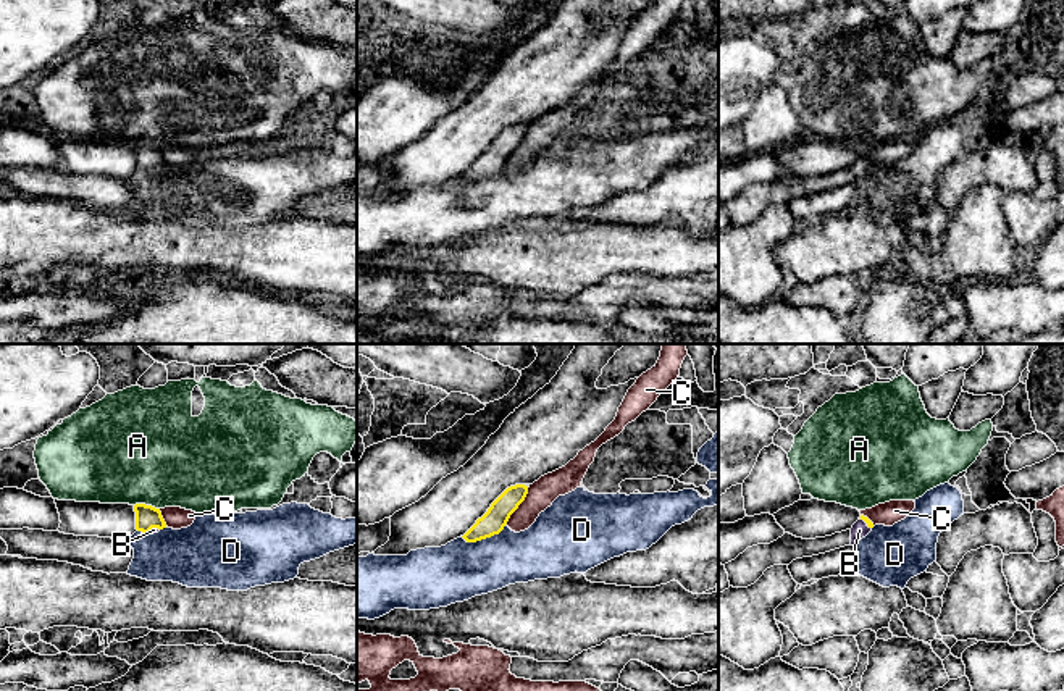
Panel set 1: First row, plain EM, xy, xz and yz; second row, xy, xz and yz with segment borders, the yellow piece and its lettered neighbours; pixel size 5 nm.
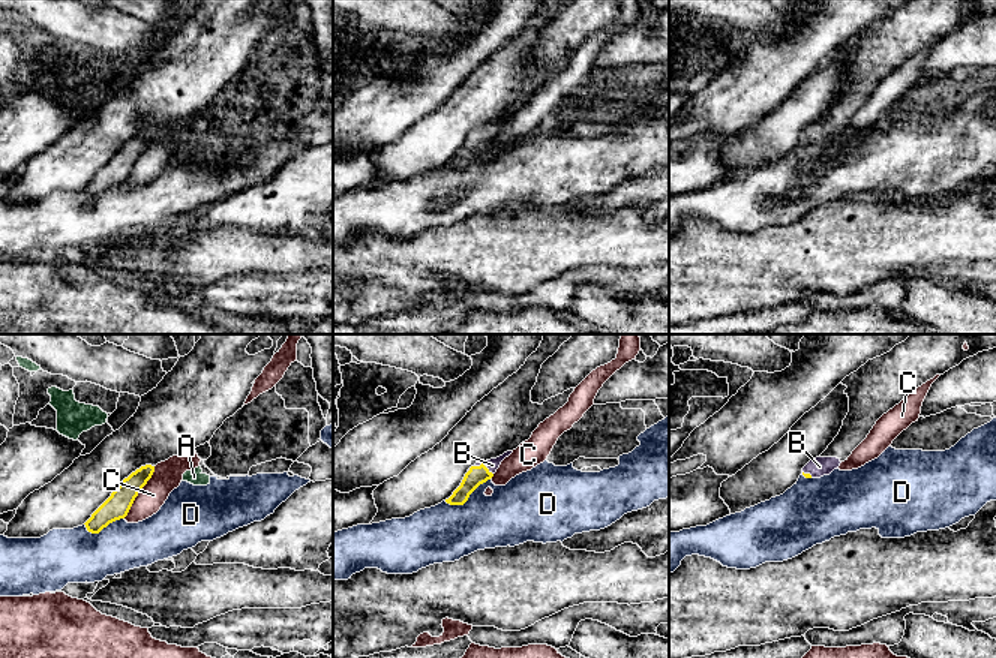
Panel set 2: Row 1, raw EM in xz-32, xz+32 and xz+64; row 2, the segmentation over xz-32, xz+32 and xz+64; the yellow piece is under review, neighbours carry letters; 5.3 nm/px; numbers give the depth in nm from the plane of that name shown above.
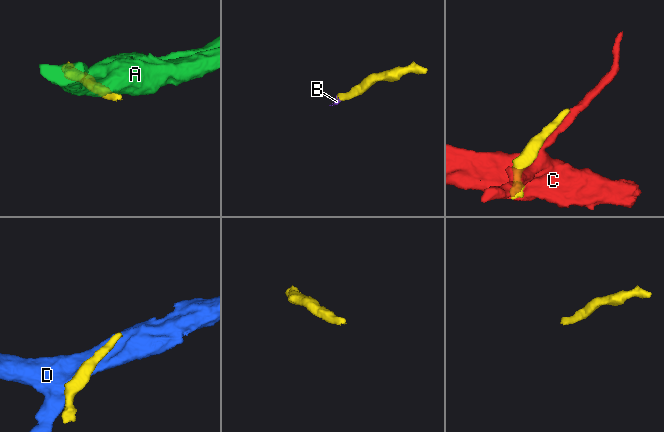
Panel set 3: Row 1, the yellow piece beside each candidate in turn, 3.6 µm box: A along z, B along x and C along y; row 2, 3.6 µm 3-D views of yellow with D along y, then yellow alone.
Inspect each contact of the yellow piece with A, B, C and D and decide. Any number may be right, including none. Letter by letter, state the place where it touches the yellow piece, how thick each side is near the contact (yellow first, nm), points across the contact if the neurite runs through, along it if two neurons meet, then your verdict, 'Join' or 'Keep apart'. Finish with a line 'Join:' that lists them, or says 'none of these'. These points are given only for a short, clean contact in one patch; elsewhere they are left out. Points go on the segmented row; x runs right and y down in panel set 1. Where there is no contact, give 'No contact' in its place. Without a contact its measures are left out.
A: Touches yellow at xy (147, 506). Thickness 120 nm (yellow) against 480 nm. Keep apart
B: Touches yellow at yz (866, 522). Thickness 30 nm (yellow) against 90 nm. Path across: yz (869, 523), (866, 522), (859, 530). Join
C: Touches yellow at xz (519, 504). Thickness 120 nm (yellow) against 140 nm. Keep apart
D: Touches yellow at xz (483, 538). Thickness 120 nm (yellow) against 300 nm. Keep apart
Join: B

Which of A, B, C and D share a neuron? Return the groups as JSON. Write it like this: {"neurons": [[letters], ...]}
{"neurons": [["A"], ["B"], ["C"], ["D"]]}

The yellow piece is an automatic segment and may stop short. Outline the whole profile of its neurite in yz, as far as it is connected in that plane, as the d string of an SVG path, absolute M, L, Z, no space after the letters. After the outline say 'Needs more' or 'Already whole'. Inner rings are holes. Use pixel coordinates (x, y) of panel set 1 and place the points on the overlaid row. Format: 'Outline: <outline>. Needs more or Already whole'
Outline: M861 515L851 530L832 536L802 539L785 533L770 544L748 547L735 560L725 563L730 586L748 588L773 565L790 565L796 559L825 554L844 546L856 546L872 531L872 528L873 523Z. Needs more

